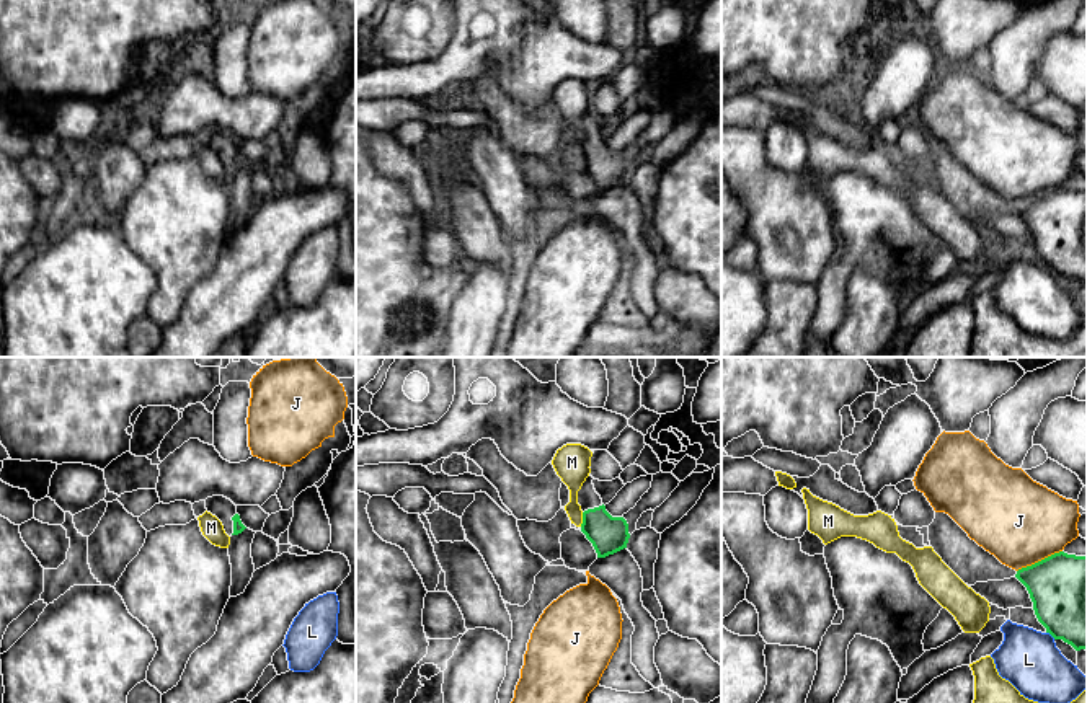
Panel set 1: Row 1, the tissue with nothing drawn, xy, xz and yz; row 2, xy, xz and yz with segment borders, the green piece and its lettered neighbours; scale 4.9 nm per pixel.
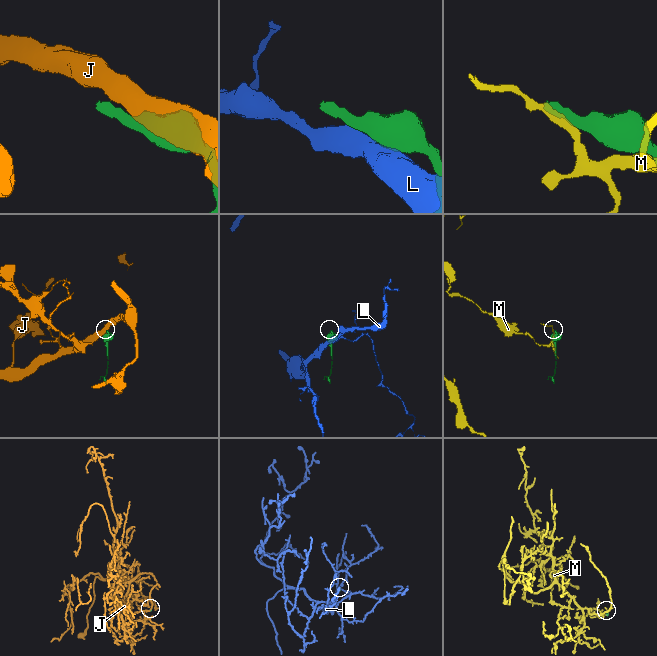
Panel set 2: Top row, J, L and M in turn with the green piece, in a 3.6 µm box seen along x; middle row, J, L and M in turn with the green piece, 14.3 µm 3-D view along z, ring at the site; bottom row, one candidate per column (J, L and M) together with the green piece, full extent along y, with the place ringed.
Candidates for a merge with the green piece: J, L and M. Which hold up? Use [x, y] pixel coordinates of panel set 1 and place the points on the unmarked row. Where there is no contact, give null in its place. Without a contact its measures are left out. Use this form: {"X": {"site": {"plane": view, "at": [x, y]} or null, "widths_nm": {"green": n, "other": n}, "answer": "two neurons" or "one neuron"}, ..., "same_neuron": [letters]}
{"J": {"site": {"plane": "yz", "at": [1038, 196]}, "widths_nm": {"green": 420, "other": 420}, "answer": "two neurons"}, "L": {"site": {"plane": "yz", "at": [1051, 269]}, "widths_nm": {"green": 440, "other": 300}, "answer": "two neurons"}, "M": {"site": {"plane": "xz", "at": [583, 154]}, "widths_nm": {"green": 180, "other": 150}, "answer": "two neurons"}, "same_neuron": []}

